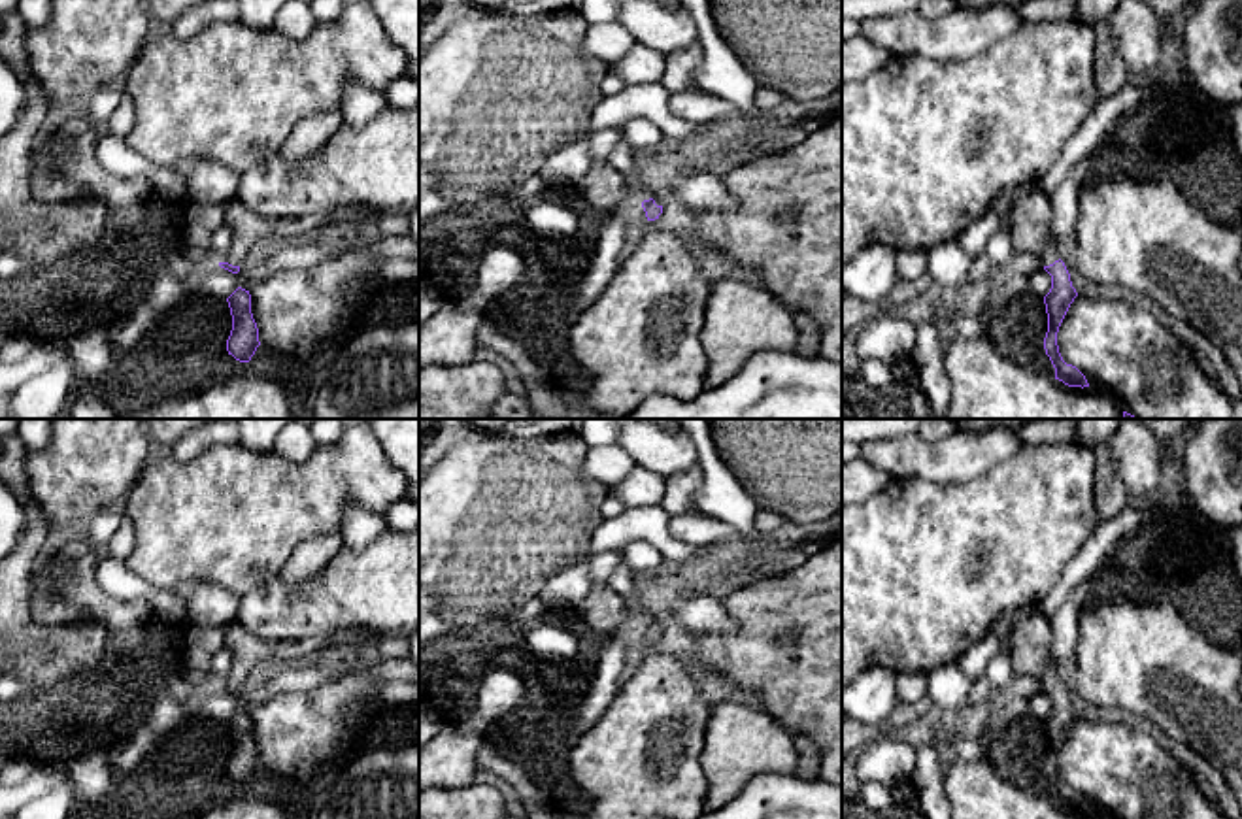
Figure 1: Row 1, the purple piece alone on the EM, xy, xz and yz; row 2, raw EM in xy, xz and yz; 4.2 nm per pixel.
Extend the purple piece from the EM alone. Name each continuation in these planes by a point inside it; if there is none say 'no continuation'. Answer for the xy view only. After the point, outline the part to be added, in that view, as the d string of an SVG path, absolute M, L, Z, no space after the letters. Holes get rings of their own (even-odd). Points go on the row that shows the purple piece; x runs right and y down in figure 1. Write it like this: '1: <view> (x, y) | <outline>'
1: xy (248, 227) | M228 198L223 209L232 228L232 243L221 262L232 266L240 266L249 249L264 238L302 240L315 232L366 228L379 217L372 208L334 208L313 217L270 219L245 208L238 198Z

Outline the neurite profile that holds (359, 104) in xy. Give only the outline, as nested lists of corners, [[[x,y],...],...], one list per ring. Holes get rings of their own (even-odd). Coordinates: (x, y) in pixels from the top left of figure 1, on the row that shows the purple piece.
[[[345,83],[340,113],[344,117],[344,123],[359,128],[374,119],[378,113],[381,113],[387,106],[389,104],[381,92],[359,83]]]

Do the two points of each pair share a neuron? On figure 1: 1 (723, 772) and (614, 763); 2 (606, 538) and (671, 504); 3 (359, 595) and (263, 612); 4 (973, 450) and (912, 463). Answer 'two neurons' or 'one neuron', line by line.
1: two neurons
2: two neurons
3: one neuron
4: one neuron

